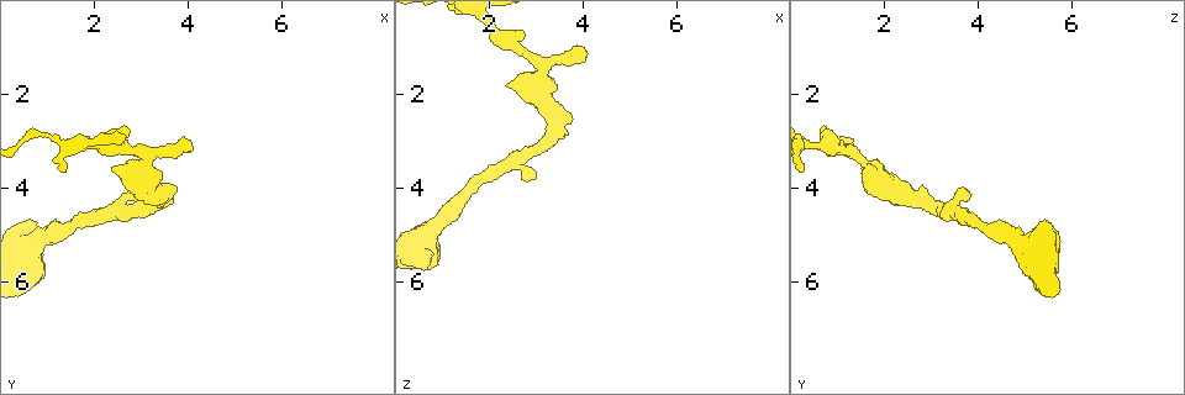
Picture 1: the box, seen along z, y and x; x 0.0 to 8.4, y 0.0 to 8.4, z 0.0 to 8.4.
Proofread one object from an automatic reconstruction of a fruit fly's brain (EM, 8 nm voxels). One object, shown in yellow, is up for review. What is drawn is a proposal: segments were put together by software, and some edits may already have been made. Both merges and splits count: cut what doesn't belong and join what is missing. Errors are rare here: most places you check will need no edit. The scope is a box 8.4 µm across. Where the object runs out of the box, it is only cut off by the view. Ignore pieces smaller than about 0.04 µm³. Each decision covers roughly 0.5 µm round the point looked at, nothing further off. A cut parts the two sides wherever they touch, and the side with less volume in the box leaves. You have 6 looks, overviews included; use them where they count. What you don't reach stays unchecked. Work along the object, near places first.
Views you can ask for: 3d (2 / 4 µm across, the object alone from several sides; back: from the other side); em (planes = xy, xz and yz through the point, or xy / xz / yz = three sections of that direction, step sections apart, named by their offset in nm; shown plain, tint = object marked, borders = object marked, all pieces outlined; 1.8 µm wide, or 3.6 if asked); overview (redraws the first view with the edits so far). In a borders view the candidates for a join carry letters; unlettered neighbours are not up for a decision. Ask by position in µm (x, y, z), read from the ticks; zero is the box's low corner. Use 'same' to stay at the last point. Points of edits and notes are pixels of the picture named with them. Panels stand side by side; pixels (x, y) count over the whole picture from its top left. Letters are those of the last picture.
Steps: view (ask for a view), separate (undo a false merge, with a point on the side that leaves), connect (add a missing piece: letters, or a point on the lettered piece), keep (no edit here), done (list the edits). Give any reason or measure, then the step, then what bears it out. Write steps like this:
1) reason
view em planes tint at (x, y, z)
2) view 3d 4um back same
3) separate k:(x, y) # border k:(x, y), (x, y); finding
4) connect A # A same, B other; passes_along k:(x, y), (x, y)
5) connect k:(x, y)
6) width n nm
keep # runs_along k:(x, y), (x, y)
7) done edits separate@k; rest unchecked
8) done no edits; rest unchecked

branch stops here
view 3d 4um back at (2.90, 4.25, 3.75)

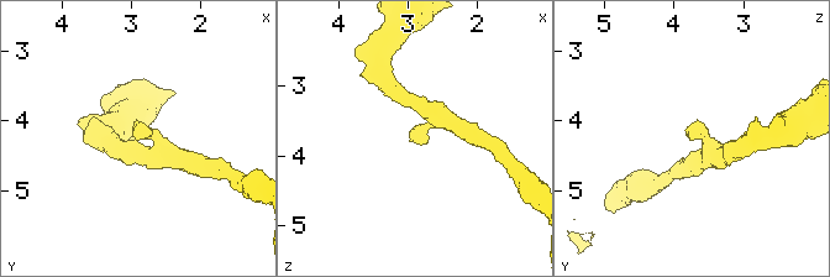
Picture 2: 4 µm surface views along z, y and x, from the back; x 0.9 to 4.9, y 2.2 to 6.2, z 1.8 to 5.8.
view em yz step 8 tint at (2.90, 4.30, 3.75)

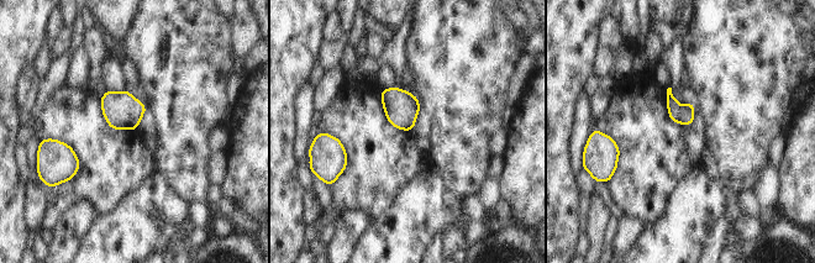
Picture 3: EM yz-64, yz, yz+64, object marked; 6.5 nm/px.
another direction
view em planes borders same

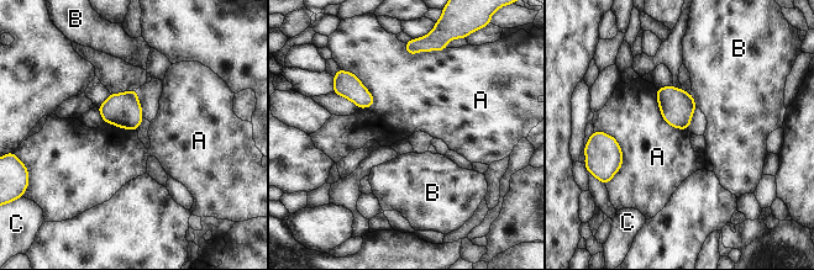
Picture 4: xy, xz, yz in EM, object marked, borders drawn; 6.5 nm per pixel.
keep # A other, B other, C other; no lettered piece goes on from it

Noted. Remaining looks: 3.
thick end
view 3d 4um at (2.40, 3.60, 1.85)

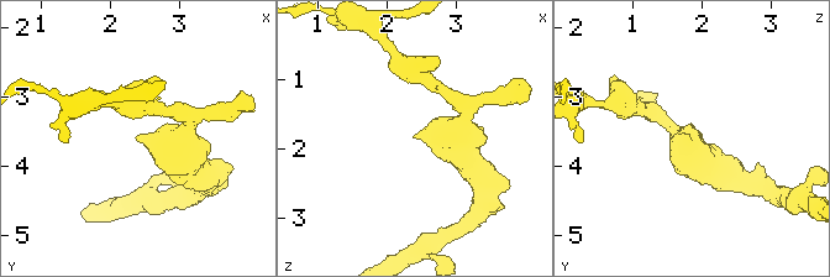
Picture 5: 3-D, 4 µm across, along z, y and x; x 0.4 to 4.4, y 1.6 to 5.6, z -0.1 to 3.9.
view em 3.6um planes borders at (2.35, 3.60, 1.85)

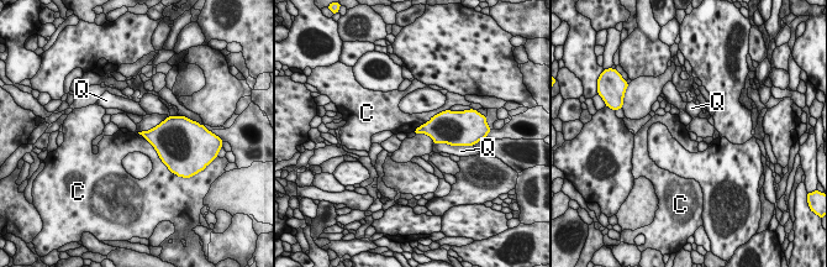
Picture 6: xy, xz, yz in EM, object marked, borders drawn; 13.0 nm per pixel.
longest_contact C 550 nm
keep # C other, Q other; border 6:(448, 109), (435, 114), (414, 131); no lettered piece goes on from it

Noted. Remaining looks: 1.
an open end
view em planes borders at (4.00, 3.20, 1.30)

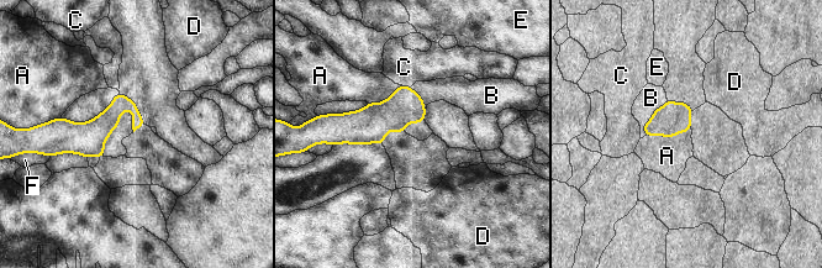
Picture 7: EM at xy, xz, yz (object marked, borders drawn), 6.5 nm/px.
connect B # A other, B same, C other, D other, E other, F other; passes_along 7:(674, 117), (652, 116), (651, 98); the neuron continues

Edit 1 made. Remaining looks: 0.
done edits connect@7; rest unchecked

